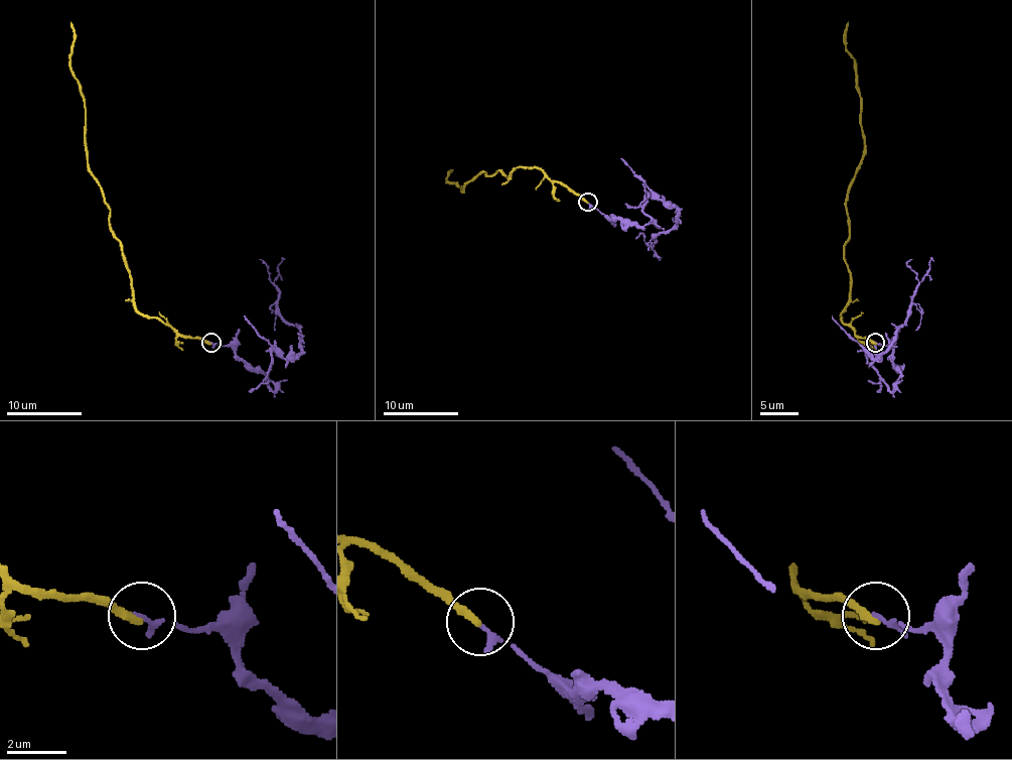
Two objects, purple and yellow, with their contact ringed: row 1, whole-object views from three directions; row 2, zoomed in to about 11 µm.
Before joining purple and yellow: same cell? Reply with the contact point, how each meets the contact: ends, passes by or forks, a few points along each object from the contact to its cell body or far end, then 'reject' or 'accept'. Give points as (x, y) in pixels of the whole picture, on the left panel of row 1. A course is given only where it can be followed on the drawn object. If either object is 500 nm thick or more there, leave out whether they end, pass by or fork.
place (210, 342); purple passes by; yellow ends; course purple (210, 343), (263, 373), (274, 391), (273, 354), (301, 350), (301, 332), (280, 314), (259, 260); course yellow (210, 343), (178, 335), (135, 306), (122, 243), (86, 154), (71, 22); reject

